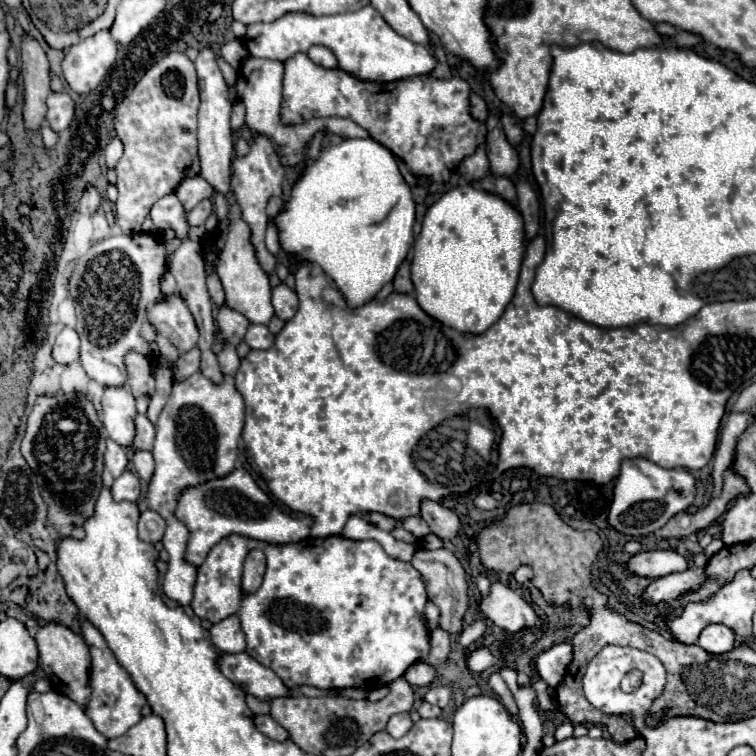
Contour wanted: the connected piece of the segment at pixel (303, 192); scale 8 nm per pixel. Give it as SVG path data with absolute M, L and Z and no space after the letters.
M344 138L338 144L322 146L320 156L304 166L300 178L290 190L288 200L282 204L272 222L278 228L280 248L290 254L292 262L316 262L330 278L334 278L340 292L348 300L348 306L358 308L360 304L372 300L378 294L376 290L394 278L398 266L406 258L414 240L414 198L392 152L386 146L372 138Z

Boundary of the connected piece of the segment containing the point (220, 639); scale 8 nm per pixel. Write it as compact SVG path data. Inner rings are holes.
M230 616L210 628L210 636L214 646L218 646L220 652L224 654L238 654L246 650L246 640L244 632L240 628L238 616Z

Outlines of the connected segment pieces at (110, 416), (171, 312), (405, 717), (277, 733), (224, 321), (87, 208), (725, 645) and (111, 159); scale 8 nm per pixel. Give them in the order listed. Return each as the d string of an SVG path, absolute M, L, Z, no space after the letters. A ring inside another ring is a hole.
M106 388L102 396L104 410L104 428L108 436L120 446L132 446L134 440L134 418L136 418L136 400L128 388Z
M166 296L148 310L150 324L166 336L180 354L190 352L198 344L198 328L186 302L178 296Z
M402 712L402 714L396 714L388 720L388 726L386 730L394 736L394 738L402 738L408 730L412 728L412 720L410 720L410 714L408 712Z
M254 716L254 724L264 736L268 736L276 742L288 740L288 732L280 724L276 724L276 720L272 720L272 716Z
M222 306L218 310L218 316L216 316L216 326L218 326L218 332L220 332L220 338L224 342L230 342L234 346L238 346L242 340L244 340L244 334L248 330L248 320L244 316L240 316L240 312L232 312L230 308Z
M88 186L80 198L80 212L82 214L94 214L100 206L100 200L102 200L102 196L98 194L98 190L94 186Z
M708 624L698 638L698 646L710 654L726 654L734 648L734 632L724 624Z
M112 138L112 142L110 142L110 144L106 146L106 150L104 150L104 158L106 158L106 166L108 166L108 168L114 168L114 166L118 164L120 156L122 156L122 144L120 144L120 140Z

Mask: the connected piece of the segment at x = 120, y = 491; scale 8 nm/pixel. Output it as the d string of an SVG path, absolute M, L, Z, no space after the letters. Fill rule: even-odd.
M126 470L120 478L112 480L112 496L114 500L130 500L130 502L136 502L138 496L140 496L140 480L134 472Z

